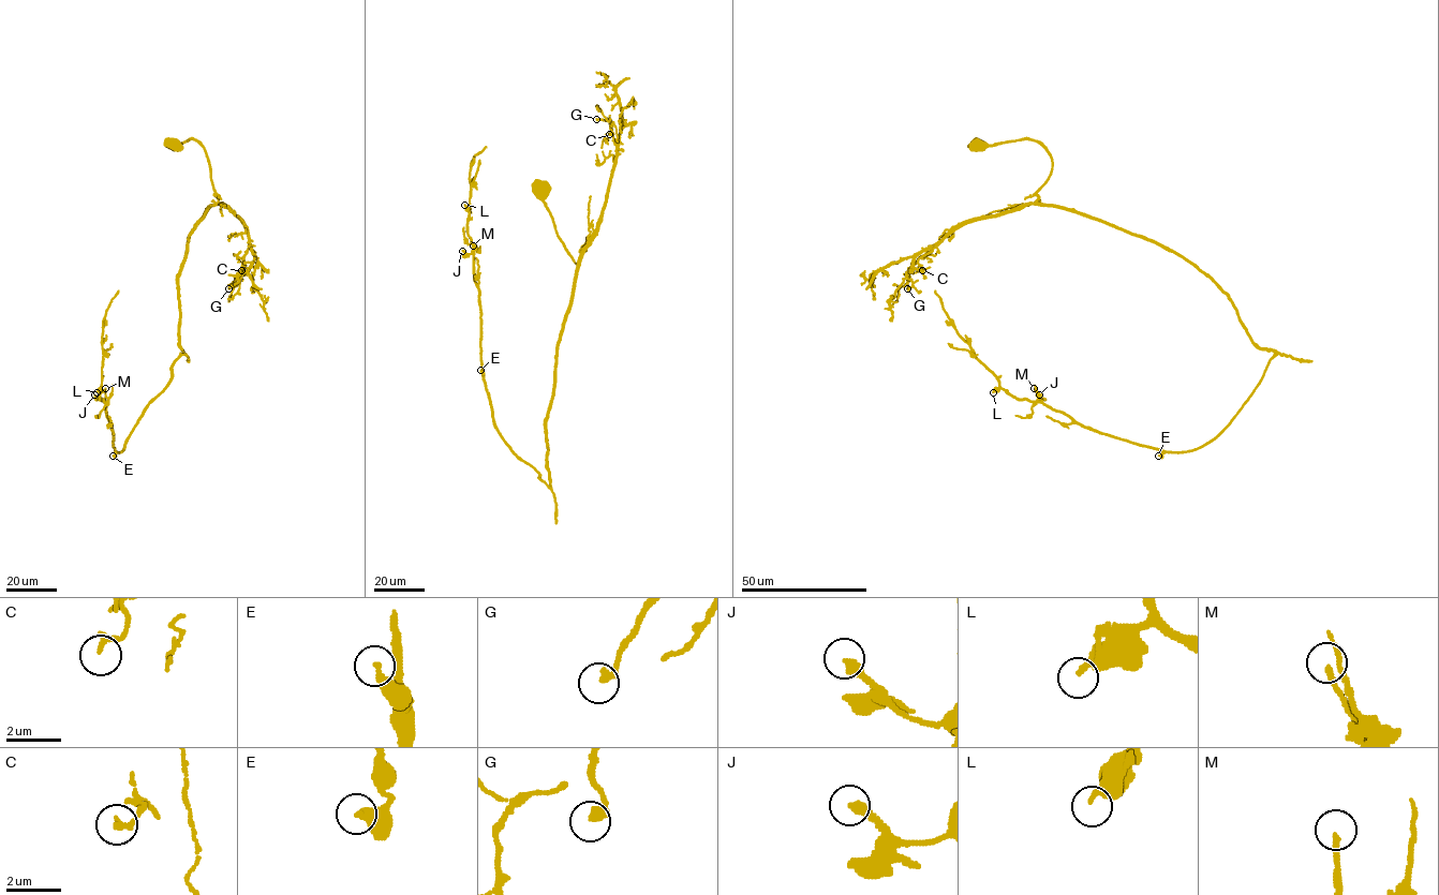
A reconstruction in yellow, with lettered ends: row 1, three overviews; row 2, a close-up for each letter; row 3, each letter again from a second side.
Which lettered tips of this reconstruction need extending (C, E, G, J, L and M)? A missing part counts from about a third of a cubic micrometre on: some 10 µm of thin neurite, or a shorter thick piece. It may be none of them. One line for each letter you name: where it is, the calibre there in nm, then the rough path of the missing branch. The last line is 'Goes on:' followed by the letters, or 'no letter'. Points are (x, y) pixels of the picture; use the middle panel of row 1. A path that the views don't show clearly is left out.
J: place (462, 251); calibre 320 nm; course (462, 251), (458, 251), (446, 237)
M: place (473, 245); calibre 200 nm
Goes on: J, M

